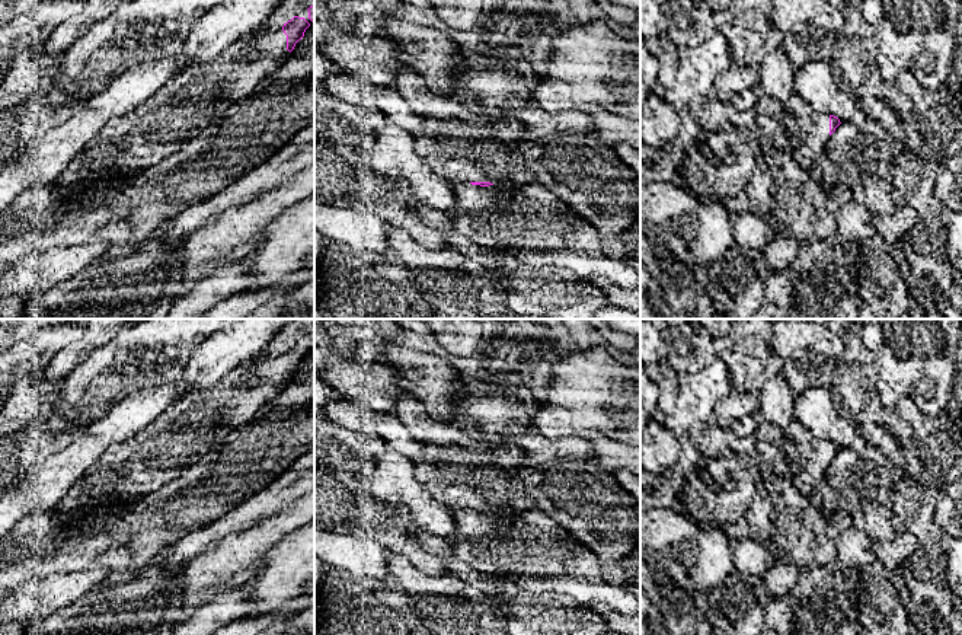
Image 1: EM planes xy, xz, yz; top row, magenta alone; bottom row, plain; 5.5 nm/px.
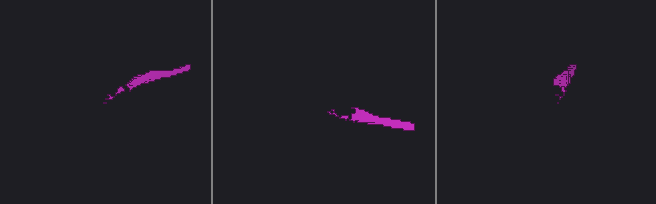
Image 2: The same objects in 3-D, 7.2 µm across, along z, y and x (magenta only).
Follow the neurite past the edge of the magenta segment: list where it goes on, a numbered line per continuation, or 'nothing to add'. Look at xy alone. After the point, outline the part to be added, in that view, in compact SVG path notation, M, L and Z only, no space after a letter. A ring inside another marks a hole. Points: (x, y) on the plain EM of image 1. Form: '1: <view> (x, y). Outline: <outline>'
nothing to add

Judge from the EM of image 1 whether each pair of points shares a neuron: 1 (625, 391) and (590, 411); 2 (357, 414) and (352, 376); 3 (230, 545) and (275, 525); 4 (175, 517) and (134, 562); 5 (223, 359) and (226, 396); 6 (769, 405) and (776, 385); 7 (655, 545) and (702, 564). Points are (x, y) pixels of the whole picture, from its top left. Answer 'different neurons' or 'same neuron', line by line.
1: same neuron
2: different neurons
3: same neuron
4: same neuron
5: different neurons
6: same neuron
7: same neuron

